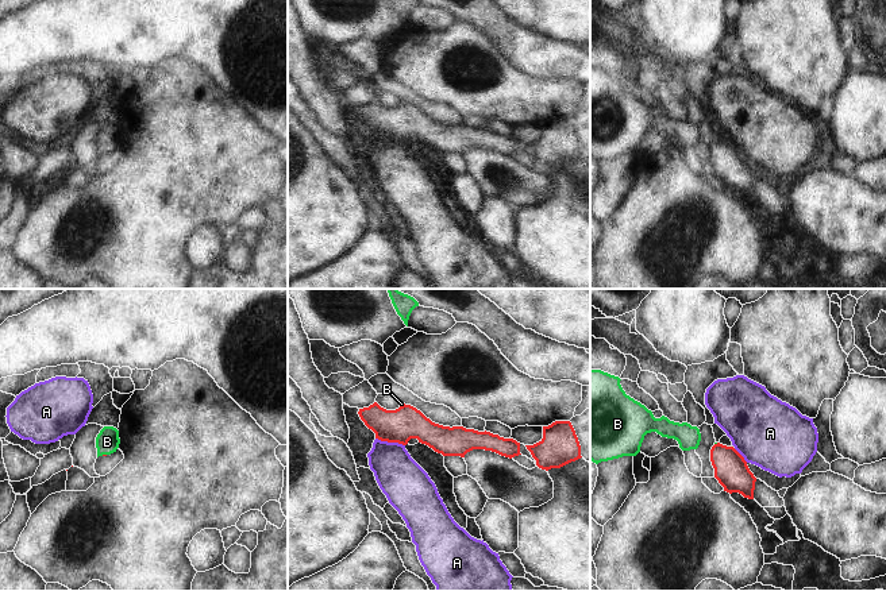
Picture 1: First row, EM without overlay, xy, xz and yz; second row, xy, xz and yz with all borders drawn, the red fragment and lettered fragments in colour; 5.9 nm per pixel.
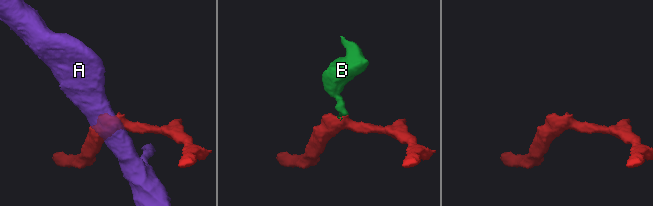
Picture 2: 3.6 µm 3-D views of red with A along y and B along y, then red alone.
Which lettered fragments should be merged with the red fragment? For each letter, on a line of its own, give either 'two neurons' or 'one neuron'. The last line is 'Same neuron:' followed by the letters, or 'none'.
A: two neurons
B: one neuron
Same neuron: B

